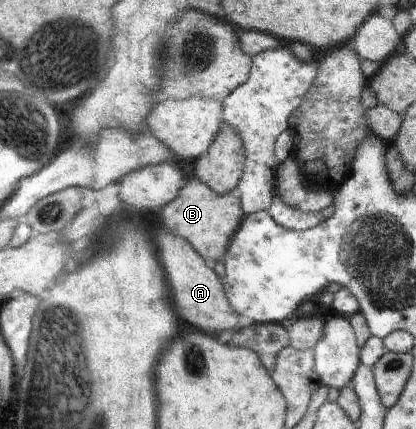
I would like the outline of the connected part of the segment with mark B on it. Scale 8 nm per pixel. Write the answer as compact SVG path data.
M194 175L187 186L181 190L180 196L163 208L165 226L173 234L189 238L189 242L192 242L200 254L205 254L205 258L209 258L209 262L219 262L225 250L228 250L227 246L243 218L243 212L239 210L239 200L241 198L236 191L219 194L209 186L209 182Z

